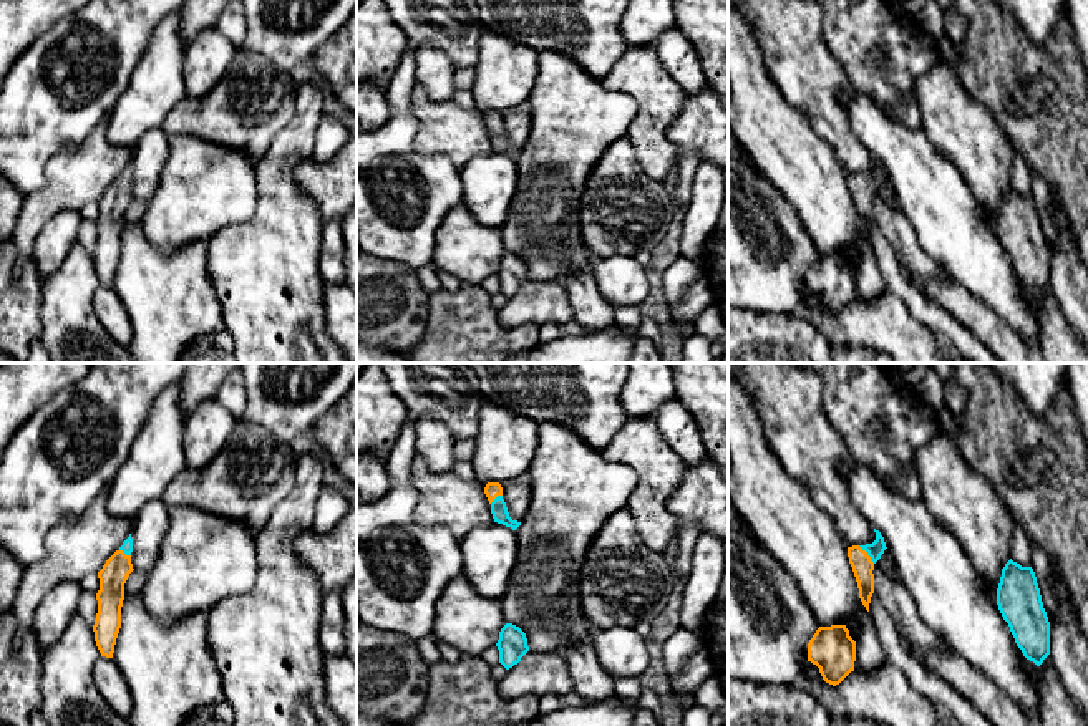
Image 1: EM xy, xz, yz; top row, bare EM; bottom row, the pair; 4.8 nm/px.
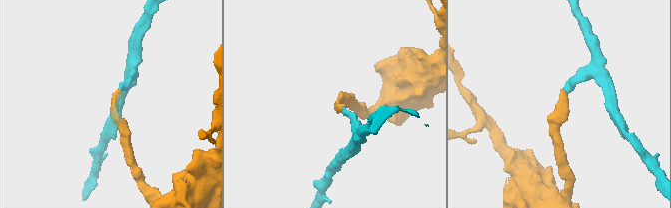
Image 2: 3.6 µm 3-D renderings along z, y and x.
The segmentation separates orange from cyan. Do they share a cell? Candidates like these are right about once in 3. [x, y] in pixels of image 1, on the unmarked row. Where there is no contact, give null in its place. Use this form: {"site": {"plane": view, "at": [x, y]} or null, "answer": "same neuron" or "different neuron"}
{"site": {"plane": "yz", "at": [866, 183]}, "answer": "same neuron"}

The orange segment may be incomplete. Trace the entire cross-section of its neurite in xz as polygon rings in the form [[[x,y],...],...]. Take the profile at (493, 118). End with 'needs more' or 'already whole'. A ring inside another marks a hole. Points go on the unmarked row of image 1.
[[[488,111],[486,116],[484,116],[484,123],[486,123],[486,126],[491,133],[491,143],[493,143],[494,151],[503,152],[503,154],[516,159],[521,154],[521,151],[512,149],[509,146],[506,131],[503,128],[501,113],[499,111]]] | needs more

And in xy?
[[[133,167],[106,189],[98,201],[100,219],[96,222],[98,242],[93,254],[95,270],[101,285],[113,287],[116,267],[121,257],[121,235],[124,229],[124,212],[134,199],[131,192]]] | needs more

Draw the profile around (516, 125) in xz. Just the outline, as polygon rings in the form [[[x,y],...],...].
[[[516,108],[501,113],[503,116],[503,128],[506,131],[509,146],[512,149],[522,151],[531,128],[529,114],[519,113]]]

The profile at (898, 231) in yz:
[[[874,192],[874,222],[891,245],[897,264],[907,278],[922,282],[932,278],[947,278],[949,272],[940,262],[927,255],[916,239],[916,230],[901,209],[891,207],[879,194]]]

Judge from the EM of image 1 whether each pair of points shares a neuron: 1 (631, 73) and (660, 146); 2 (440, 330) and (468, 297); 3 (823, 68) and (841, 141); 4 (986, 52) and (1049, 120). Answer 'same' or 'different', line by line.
1: same
2: same
3: same
4: same

